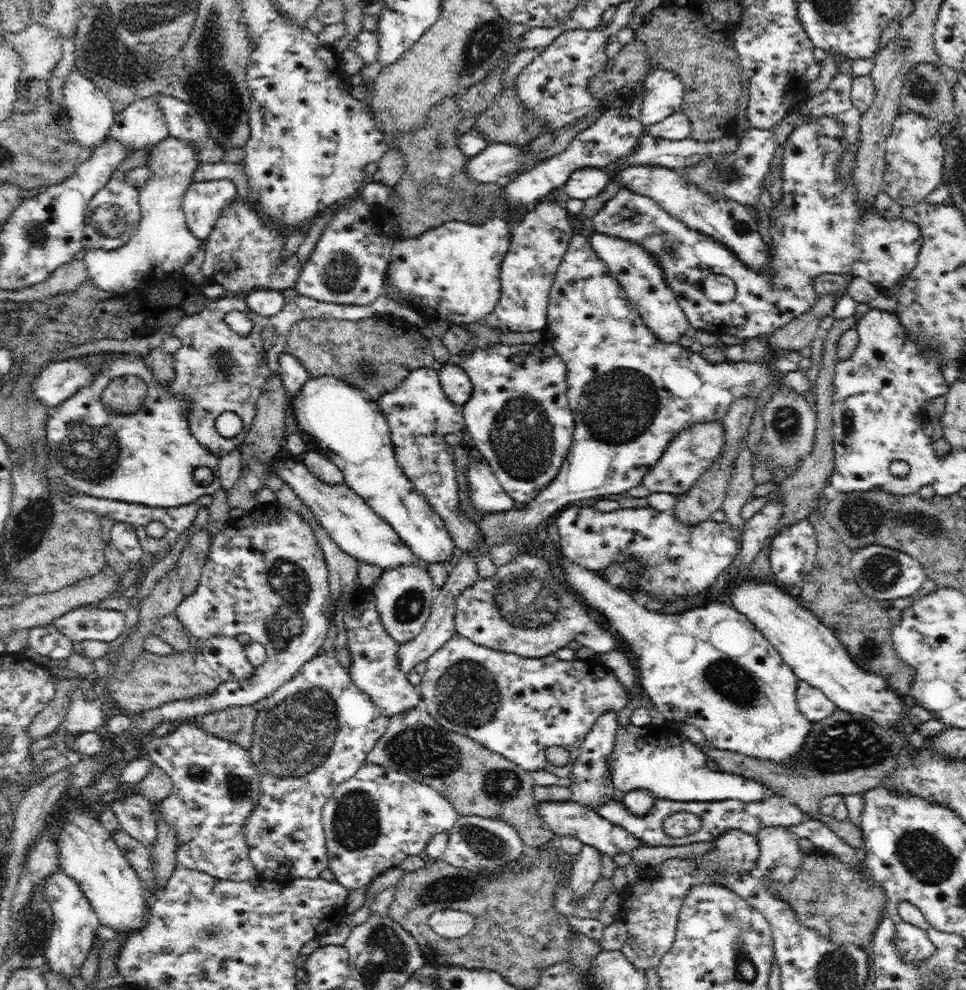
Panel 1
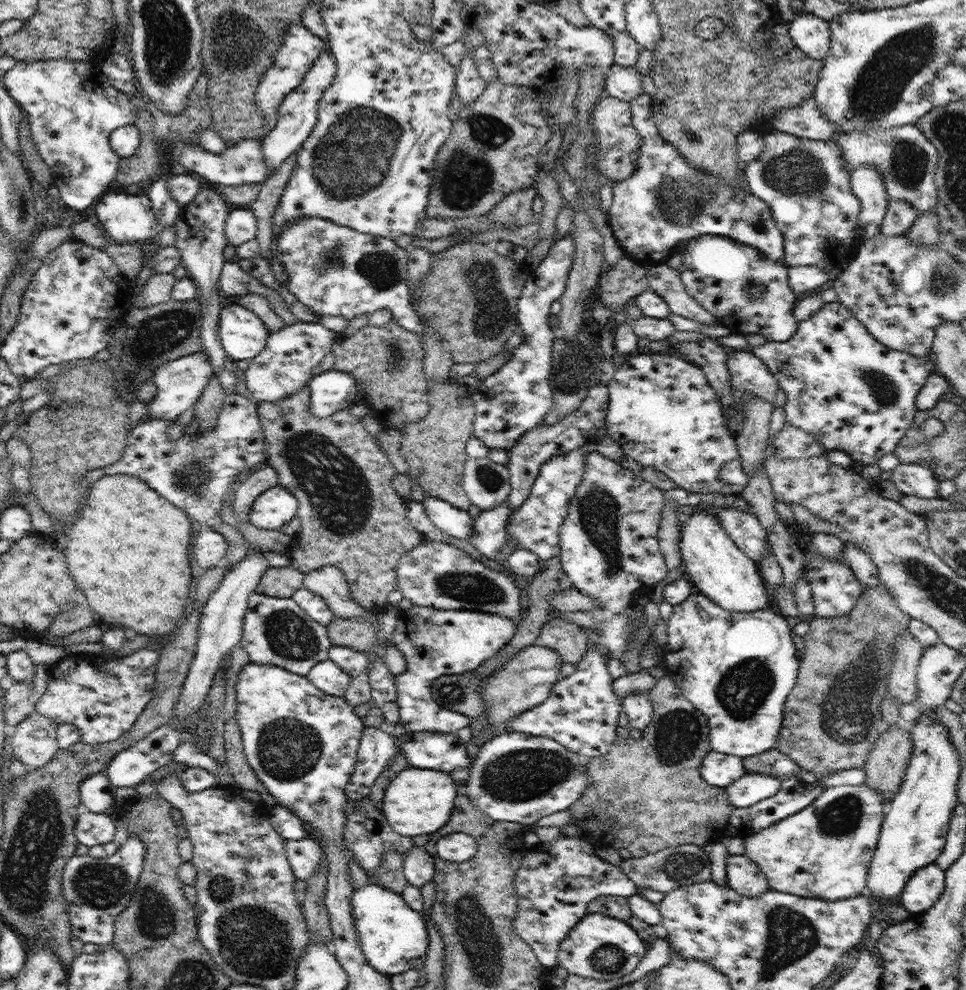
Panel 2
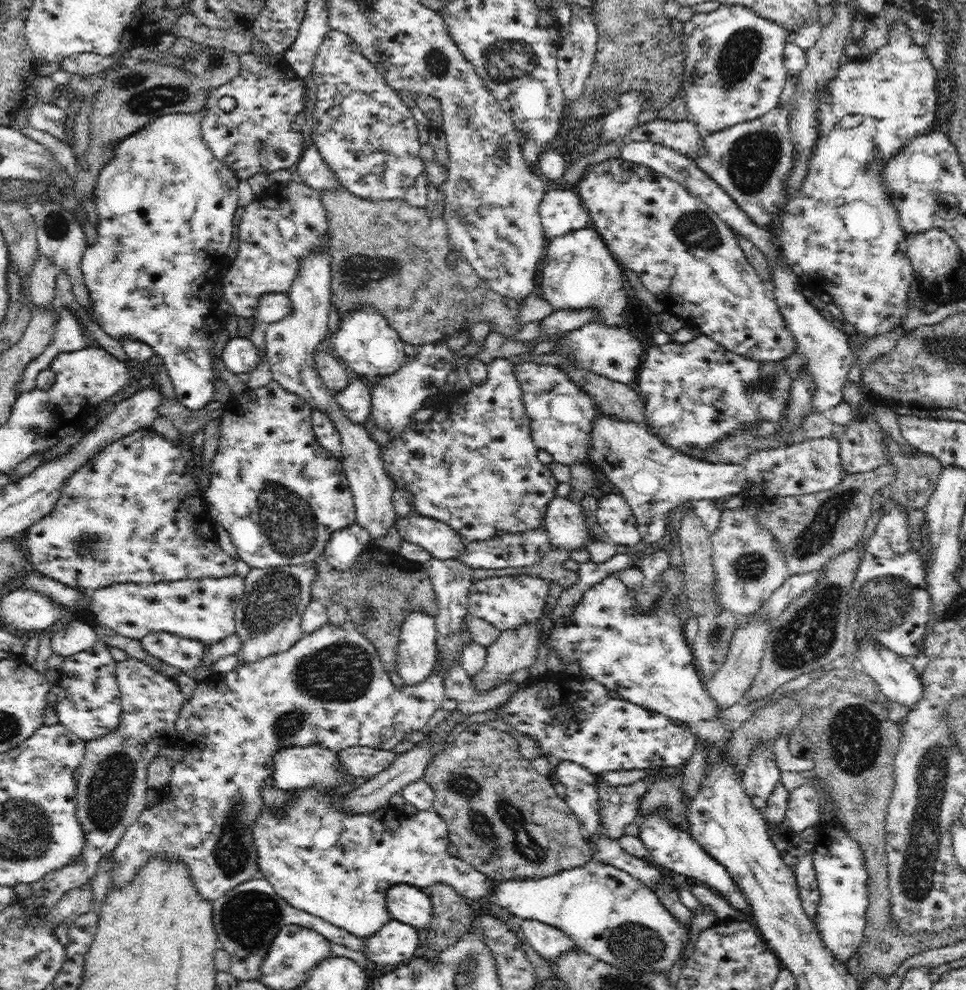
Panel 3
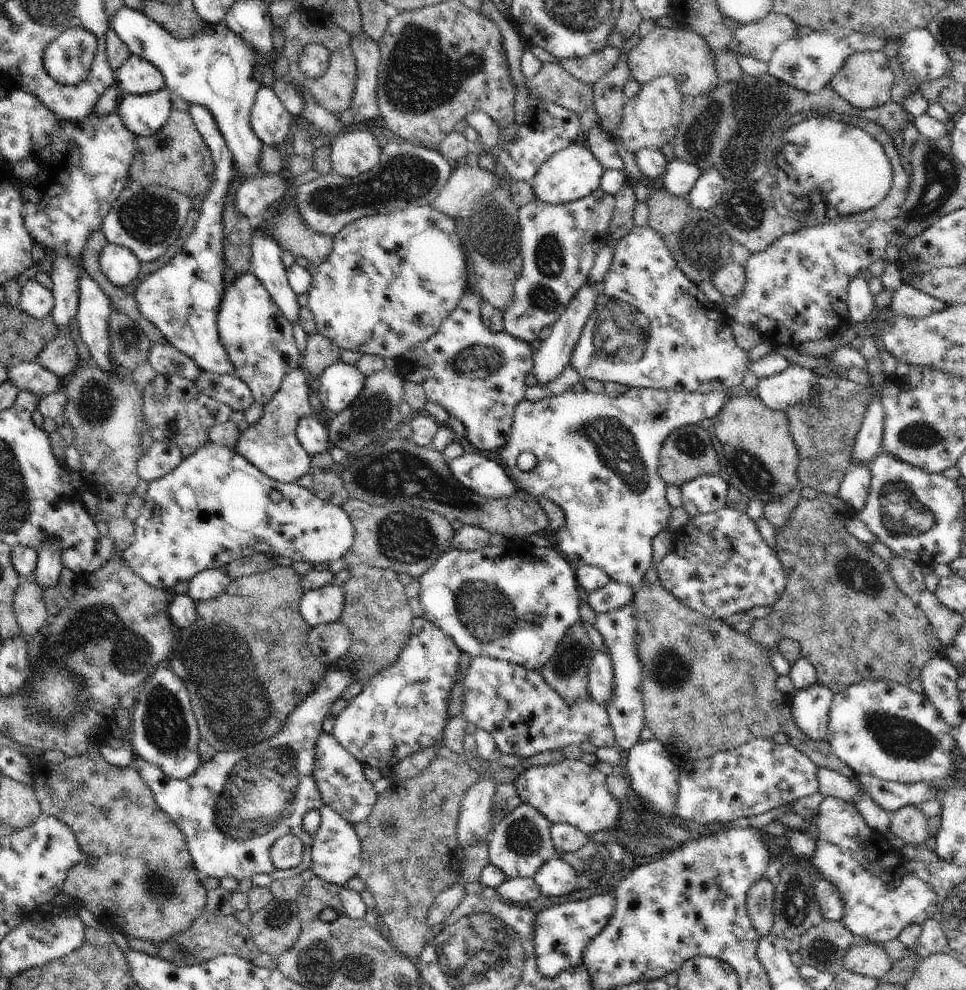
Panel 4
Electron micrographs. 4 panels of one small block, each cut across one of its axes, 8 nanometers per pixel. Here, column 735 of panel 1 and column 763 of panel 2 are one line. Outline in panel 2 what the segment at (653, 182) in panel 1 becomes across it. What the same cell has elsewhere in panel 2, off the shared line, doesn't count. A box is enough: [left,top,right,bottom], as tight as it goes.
[606,93,785,264]

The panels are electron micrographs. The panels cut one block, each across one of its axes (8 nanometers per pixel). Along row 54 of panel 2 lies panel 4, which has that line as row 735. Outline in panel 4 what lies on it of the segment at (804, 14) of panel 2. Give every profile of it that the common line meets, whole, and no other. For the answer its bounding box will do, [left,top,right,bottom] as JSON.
[790,681,835,741]

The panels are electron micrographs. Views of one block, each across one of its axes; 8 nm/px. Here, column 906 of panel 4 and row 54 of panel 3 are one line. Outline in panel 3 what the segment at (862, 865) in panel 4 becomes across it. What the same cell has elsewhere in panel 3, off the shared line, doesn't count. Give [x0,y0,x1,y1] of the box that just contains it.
[771,21,941,337]

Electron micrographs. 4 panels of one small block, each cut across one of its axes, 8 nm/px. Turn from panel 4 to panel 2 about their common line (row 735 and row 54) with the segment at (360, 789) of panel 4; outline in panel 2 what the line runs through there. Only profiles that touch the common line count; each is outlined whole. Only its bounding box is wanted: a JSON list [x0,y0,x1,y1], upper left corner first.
[261,49,338,174]

